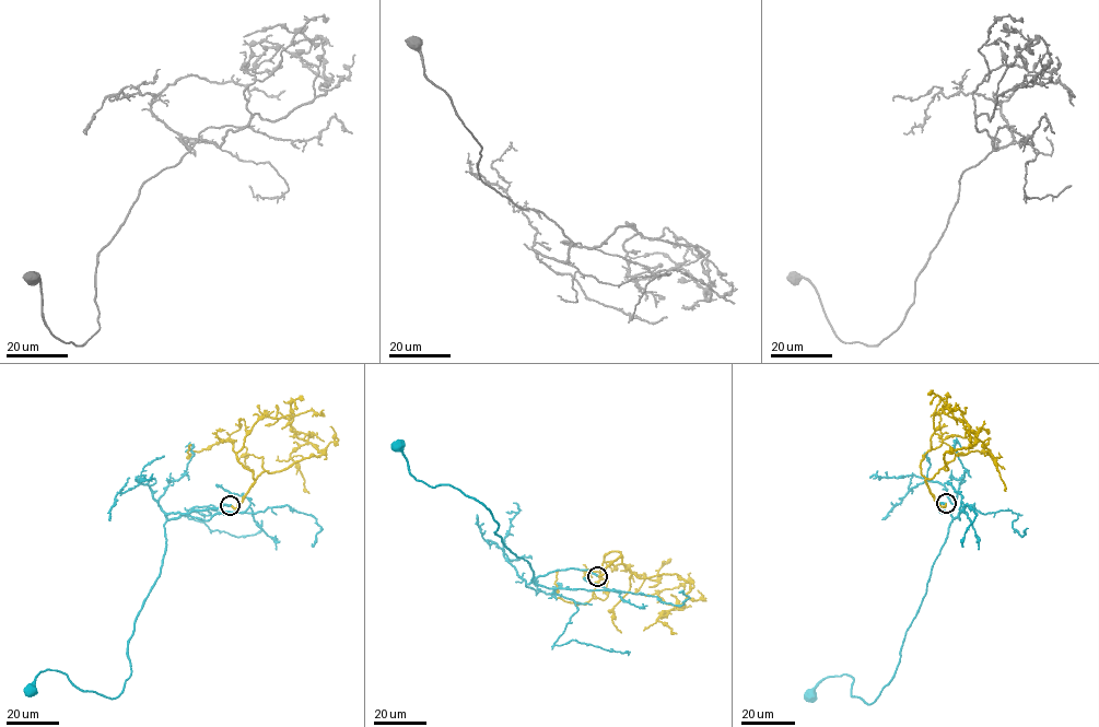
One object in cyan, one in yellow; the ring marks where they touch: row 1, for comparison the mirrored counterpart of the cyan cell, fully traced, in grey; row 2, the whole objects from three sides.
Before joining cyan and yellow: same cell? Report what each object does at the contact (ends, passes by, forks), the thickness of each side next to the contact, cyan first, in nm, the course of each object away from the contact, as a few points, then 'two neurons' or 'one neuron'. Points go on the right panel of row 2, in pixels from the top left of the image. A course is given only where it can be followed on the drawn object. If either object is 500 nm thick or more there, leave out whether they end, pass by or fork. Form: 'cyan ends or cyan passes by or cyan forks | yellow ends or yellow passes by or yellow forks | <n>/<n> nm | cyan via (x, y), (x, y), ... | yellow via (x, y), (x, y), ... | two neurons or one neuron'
cyan ends | yellow ends | 480/320 nm | cyan via (946, 503), (937, 508), (953, 520), (893, 677), (868, 704), (851, 694), (845, 673), (811, 694) | yellow via (946, 503), (934, 500), (925, 480), (948, 469), (944, 454), (977, 440), (957, 406), (943, 405) | one neuron

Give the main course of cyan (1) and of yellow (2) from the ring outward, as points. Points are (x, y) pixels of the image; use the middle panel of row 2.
1: (597, 576), (569, 569), (534, 583), (528, 562), (494, 534), (489, 511), (449, 484), (416, 479), (399, 446)
2: (597, 576), (621, 557), (641, 578), (677, 574), (690, 584), (678, 606), (656, 593), (679, 586), (690, 573)

